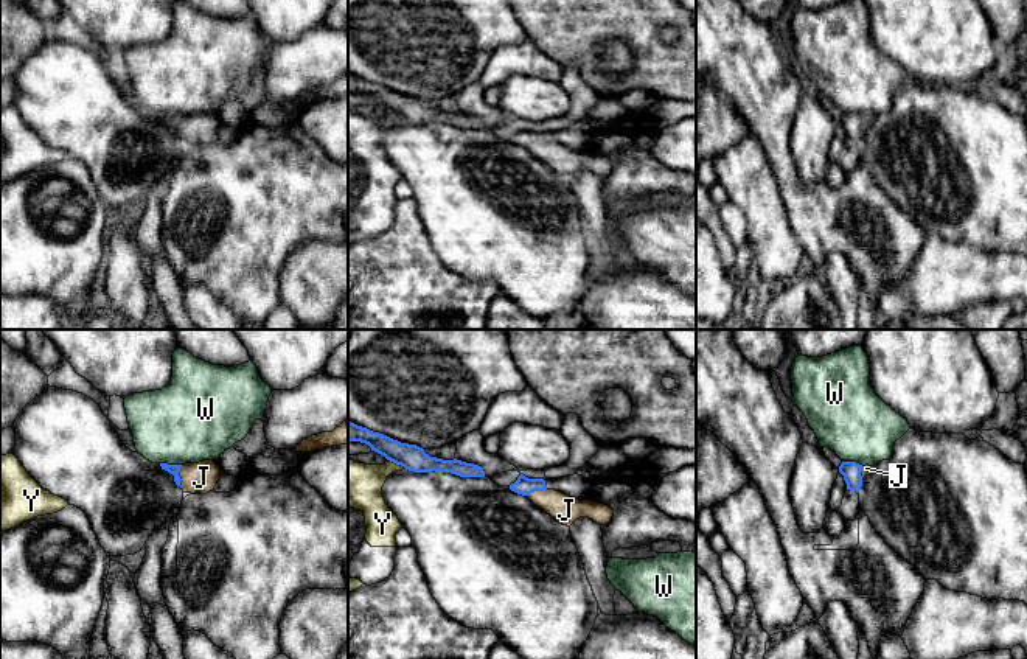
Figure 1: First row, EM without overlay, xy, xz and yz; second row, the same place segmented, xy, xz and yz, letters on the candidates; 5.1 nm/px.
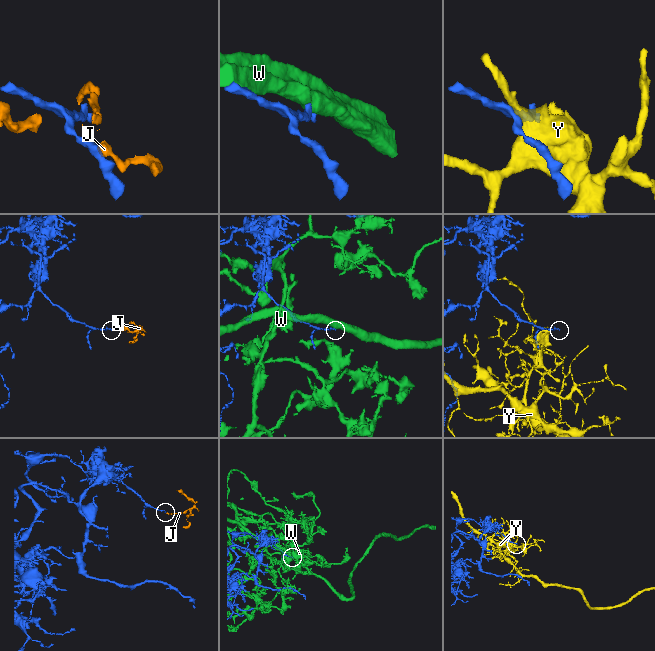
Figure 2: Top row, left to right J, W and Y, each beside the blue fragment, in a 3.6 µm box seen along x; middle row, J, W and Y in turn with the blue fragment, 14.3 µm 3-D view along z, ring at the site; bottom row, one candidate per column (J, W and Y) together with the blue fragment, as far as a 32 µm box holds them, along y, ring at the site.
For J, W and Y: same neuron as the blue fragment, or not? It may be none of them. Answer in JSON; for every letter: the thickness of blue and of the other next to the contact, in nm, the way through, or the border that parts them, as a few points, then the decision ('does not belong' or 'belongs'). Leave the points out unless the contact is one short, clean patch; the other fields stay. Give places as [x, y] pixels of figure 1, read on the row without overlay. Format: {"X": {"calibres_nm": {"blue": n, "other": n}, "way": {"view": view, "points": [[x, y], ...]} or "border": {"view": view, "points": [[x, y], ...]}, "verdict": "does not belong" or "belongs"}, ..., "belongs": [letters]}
{"J": {"calibres_nm": {"blue": 50, "other": 160}, "way": {"view": "xy", "points": [[173, 122], [179, 128], [201, 129]]}, "verdict": "belongs"}, "W": {"calibres_nm": {"blue": 50, "other": 440}, "verdict": "does not belong"}, "Y": {"calibres_nm": {"blue": 140, "other": 240}, "verdict": "does not belong"}, "belongs": ["J"]}

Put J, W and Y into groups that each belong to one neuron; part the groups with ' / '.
J / W / Y

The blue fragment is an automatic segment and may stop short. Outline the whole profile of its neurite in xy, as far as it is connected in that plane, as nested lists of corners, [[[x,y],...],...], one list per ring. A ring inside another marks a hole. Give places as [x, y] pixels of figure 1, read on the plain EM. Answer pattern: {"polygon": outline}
{"polygon": [[[213,112],[185,117],[160,115],[160,118],[174,127],[176,137],[180,138],[183,145],[191,146],[207,146],[213,143],[221,129],[221,121]]]}

